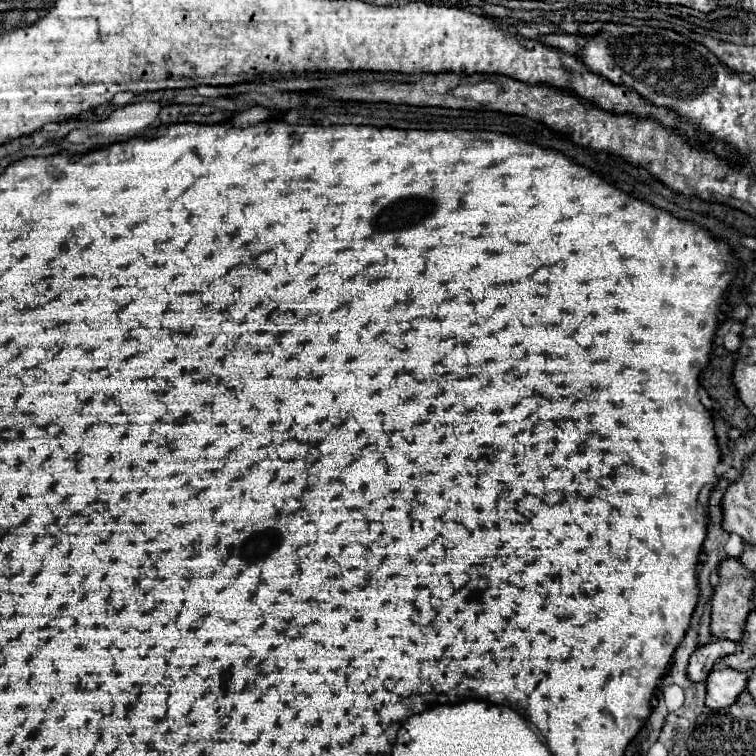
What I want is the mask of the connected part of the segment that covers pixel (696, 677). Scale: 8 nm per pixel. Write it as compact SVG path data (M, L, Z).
M713 639L711 643L697 649L697 653L691 655L691 661L687 667L691 681L705 681L705 677L709 677L709 671L713 669L713 665L719 663L723 657L731 655L735 649L737 649L737 645L733 641L721 641L721 639Z

